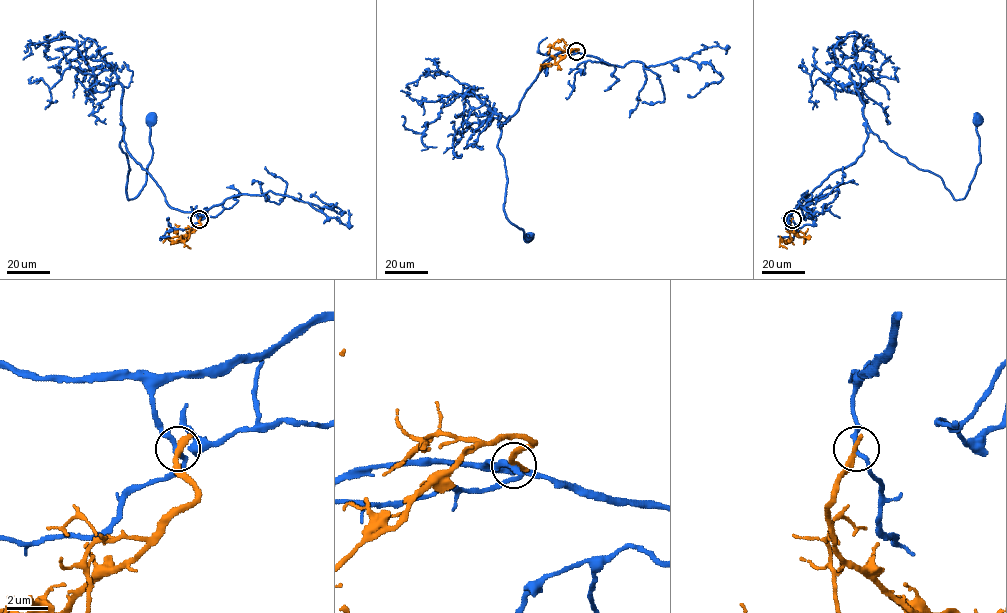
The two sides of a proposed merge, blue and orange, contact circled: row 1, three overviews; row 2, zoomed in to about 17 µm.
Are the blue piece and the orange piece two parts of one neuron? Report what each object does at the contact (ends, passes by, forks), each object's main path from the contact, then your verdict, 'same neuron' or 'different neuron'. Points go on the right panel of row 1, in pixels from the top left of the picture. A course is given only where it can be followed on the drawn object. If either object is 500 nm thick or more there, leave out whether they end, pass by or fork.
blue passes by | orange ends | blue via (792, 219), (861, 154), (867, 125), (963, 198), (980, 161), (977, 118) | orange via (792, 219), (789, 225), (791, 240), (789, 243), (781, 239), (780, 242), (787, 248) | different neuron

